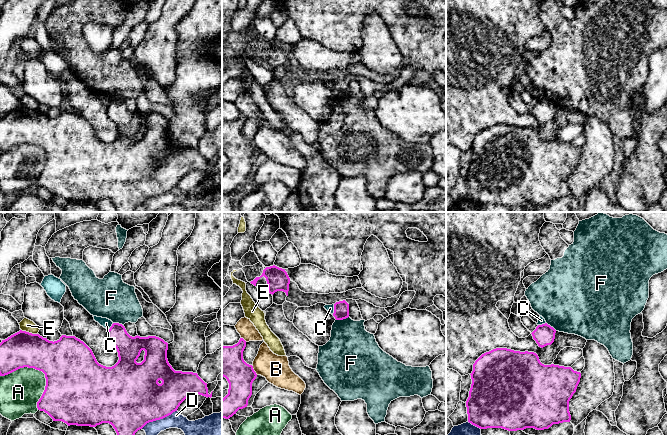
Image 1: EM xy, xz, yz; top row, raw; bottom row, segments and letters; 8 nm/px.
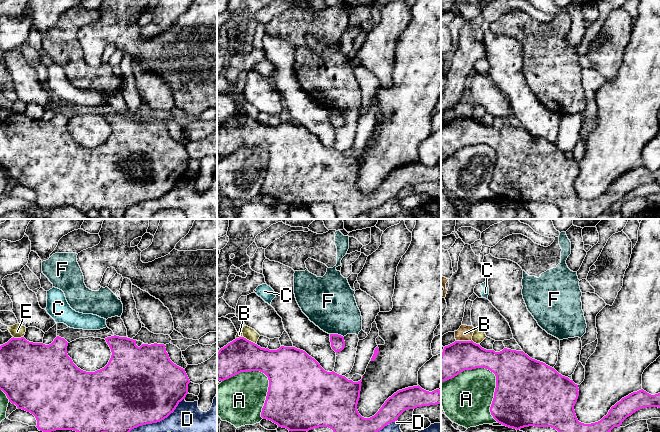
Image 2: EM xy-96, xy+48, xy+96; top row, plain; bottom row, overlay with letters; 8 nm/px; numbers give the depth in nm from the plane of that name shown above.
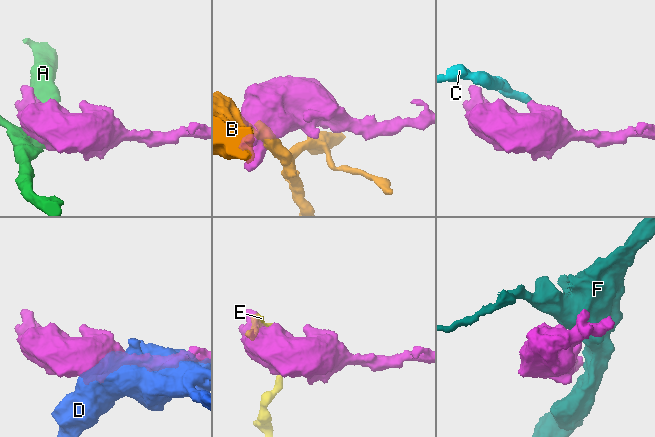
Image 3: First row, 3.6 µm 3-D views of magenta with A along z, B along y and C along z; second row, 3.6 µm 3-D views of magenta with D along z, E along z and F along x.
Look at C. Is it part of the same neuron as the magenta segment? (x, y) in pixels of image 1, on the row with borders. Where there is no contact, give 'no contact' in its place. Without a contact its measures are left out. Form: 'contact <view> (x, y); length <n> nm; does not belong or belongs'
contact xz (334, 309); length 90 nm; does not belong

